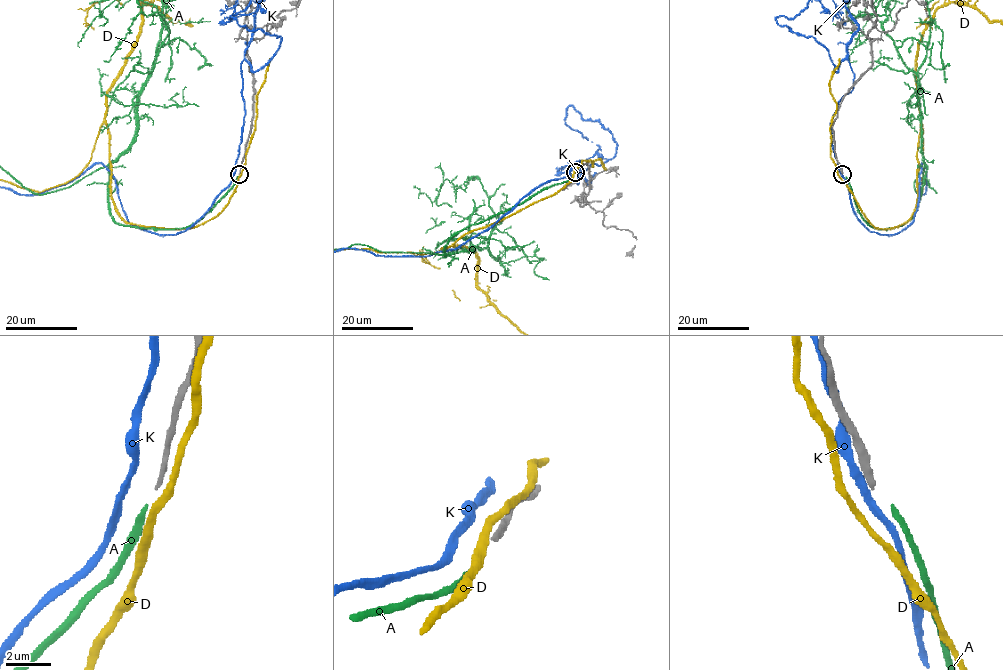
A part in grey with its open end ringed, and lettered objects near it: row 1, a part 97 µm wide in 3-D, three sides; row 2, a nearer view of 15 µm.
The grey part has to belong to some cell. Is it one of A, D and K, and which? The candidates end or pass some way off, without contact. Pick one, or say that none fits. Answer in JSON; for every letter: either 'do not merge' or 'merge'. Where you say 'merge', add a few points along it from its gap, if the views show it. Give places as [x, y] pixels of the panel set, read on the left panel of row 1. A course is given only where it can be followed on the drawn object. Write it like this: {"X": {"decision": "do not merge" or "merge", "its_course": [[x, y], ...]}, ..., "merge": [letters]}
{"A": {"decision": "merge"}, "D": {"decision": "do not merge"}, "K": {"decision": "do not merge"}, "merge": ["A"]}

